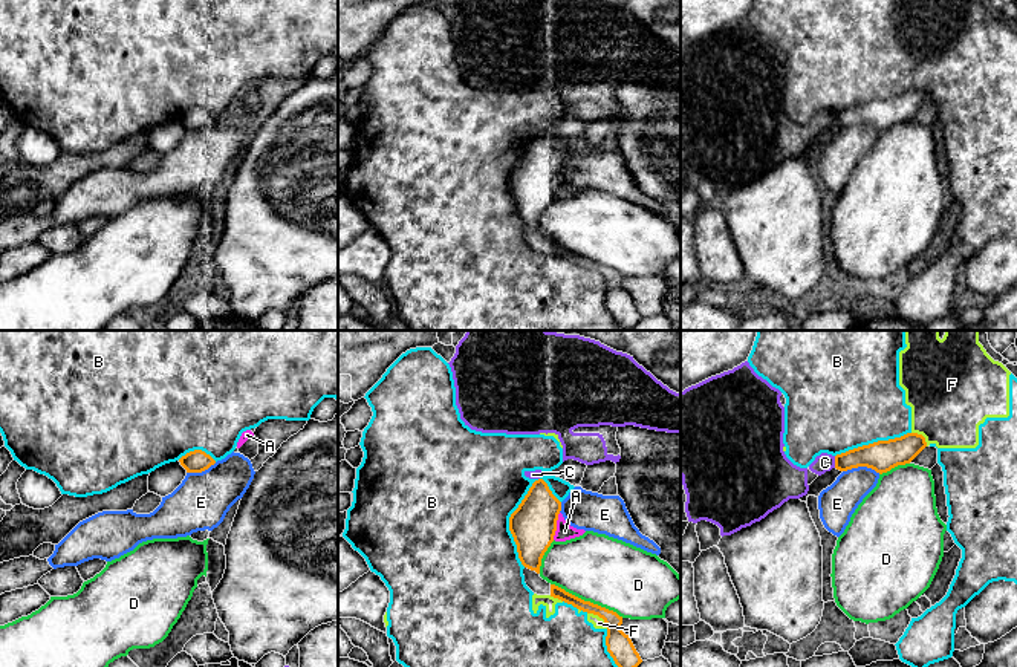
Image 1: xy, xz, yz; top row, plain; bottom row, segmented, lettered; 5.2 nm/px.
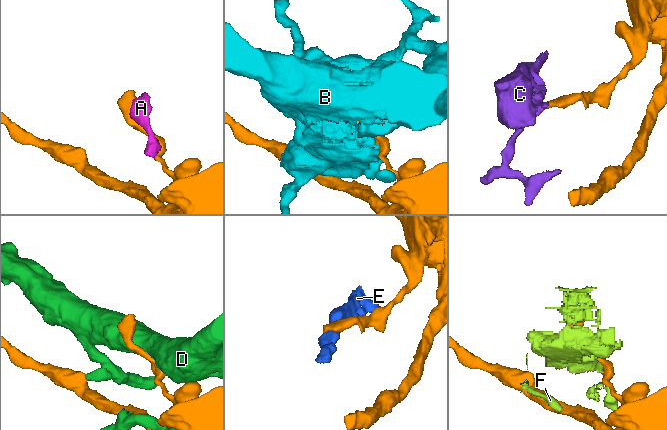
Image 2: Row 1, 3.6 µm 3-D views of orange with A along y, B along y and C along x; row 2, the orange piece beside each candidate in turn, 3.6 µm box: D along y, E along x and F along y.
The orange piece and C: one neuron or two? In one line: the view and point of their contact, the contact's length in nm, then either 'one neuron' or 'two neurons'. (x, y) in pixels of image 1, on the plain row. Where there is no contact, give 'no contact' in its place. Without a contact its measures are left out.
yz (835, 120) | 60 nm | two neurons

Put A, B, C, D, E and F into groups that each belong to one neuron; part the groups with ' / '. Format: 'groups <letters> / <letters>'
groups A / B F / C / D / E

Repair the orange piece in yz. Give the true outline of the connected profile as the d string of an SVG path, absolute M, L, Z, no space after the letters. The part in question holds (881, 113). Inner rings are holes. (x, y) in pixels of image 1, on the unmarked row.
M907 90L901 95L878 98L835 113L835 125L847 129L867 124L882 132L898 122L910 121L927 104L925 95Z

